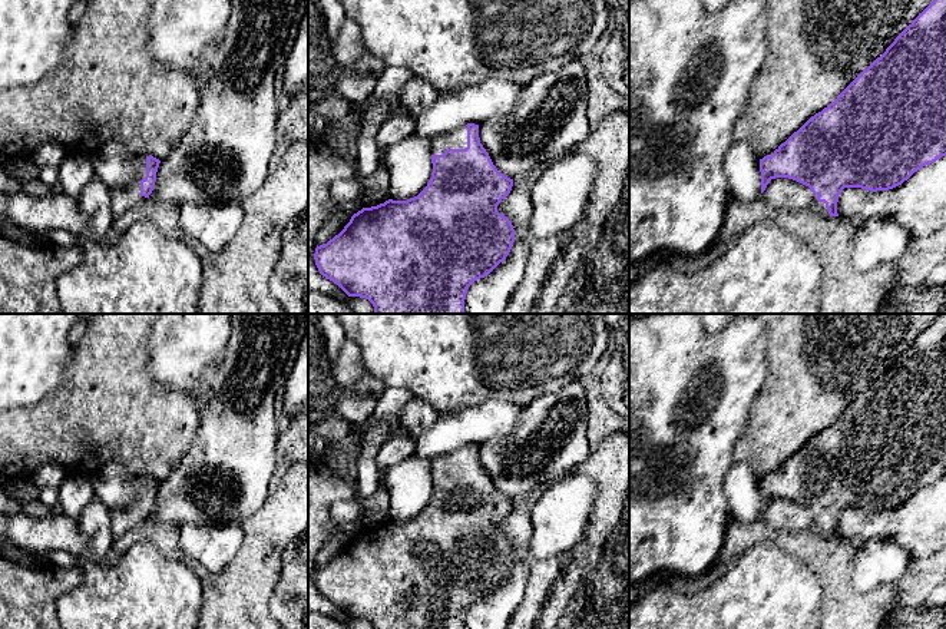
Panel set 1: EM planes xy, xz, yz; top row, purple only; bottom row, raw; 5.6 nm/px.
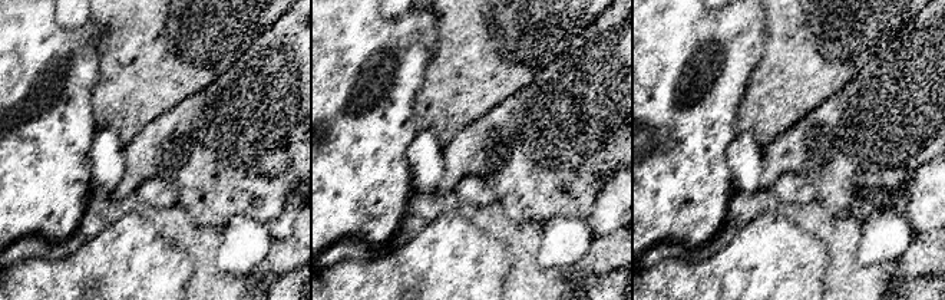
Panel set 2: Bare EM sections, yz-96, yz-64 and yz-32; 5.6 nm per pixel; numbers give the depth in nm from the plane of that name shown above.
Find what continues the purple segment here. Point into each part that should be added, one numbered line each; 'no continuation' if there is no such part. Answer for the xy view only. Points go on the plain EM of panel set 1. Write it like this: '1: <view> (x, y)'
1: xy (122, 519)

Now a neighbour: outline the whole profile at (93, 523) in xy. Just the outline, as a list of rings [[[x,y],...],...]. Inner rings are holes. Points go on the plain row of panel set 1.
[[[93,499],[77,519],[77,526],[89,540],[95,562],[103,567],[110,565],[109,553],[113,543],[110,530],[110,509],[100,500]]]

